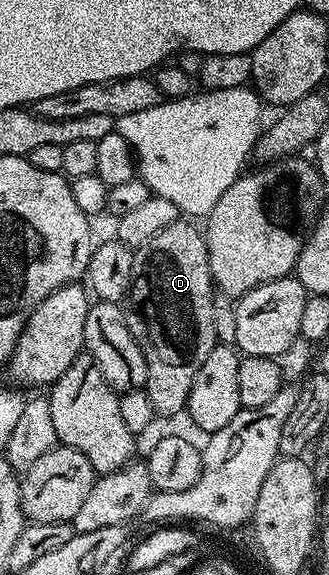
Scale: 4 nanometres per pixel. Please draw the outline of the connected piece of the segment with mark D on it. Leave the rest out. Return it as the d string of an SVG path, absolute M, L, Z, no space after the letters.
M178 221L167 225L163 233L151 237L151 241L134 250L131 285L123 303L127 329L131 329L147 361L147 381L143 389L158 416L177 415L180 411L182 414L186 410L195 373L199 373L199 365L207 361L207 353L211 353L211 349L218 344L213 312L215 288L211 277L207 241L202 228L192 227L189 223L192 222Z

